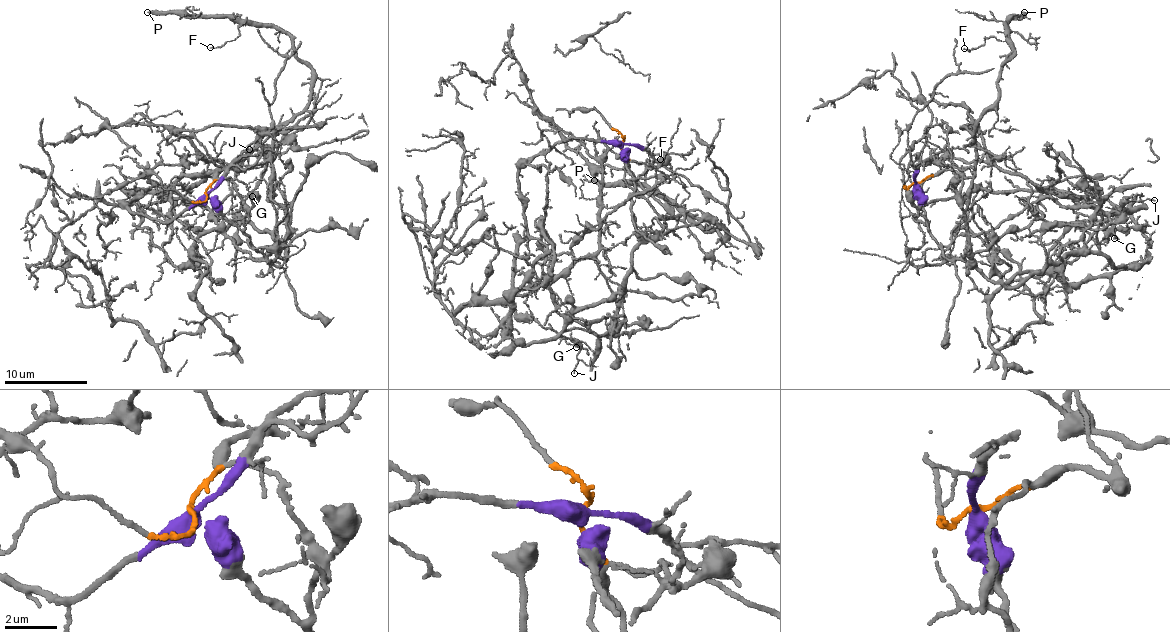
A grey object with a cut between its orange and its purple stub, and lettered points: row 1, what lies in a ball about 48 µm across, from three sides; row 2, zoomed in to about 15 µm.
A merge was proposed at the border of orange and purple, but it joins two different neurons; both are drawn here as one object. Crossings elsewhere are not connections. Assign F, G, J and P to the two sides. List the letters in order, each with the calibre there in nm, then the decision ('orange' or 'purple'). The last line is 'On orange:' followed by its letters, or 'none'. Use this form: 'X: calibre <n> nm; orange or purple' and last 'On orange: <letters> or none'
F: calibre 100 nm; orange
G: calibre 110 nm; purple
J: calibre 130 nm; purple
P: calibre 340 nm; orange
On orange: F, P

